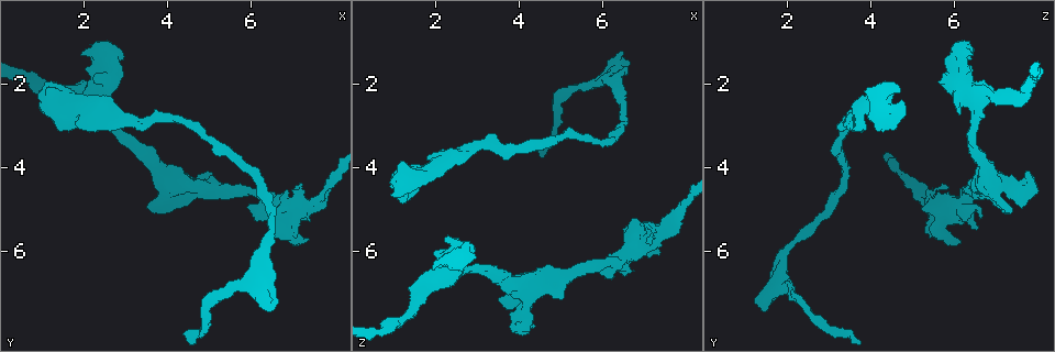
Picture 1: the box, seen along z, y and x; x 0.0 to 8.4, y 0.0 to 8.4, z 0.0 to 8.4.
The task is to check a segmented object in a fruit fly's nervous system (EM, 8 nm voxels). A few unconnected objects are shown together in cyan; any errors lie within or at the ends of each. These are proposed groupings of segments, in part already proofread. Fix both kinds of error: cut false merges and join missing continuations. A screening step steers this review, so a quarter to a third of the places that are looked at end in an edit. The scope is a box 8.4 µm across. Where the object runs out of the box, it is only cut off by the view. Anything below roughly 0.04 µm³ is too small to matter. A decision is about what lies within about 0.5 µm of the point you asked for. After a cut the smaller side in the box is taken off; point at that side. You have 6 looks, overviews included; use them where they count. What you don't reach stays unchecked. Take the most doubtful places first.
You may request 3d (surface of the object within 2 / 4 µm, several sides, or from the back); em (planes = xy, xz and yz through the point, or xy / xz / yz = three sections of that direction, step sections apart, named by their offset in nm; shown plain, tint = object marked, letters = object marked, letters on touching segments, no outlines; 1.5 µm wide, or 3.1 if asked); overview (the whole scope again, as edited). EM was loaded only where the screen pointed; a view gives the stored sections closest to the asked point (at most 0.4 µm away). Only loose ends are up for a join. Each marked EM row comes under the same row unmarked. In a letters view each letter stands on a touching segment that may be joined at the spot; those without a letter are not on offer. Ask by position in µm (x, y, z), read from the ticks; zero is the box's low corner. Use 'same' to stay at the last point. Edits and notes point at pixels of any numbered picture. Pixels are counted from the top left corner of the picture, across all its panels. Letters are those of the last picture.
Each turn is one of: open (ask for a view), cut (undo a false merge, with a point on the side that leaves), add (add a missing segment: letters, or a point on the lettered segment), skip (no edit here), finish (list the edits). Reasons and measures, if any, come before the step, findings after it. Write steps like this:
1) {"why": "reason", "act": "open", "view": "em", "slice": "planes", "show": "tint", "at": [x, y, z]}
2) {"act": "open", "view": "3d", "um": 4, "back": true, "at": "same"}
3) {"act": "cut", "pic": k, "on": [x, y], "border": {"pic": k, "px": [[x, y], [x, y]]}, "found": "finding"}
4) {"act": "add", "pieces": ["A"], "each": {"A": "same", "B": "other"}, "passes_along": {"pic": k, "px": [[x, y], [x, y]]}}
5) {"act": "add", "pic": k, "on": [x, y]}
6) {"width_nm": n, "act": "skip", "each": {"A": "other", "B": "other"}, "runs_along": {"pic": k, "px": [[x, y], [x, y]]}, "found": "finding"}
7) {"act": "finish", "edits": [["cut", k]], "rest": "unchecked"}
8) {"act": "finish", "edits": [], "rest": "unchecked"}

{"why": "an open end", "act": "open", "view": "3d", "um": 4, "at": [5.90, 4.90, 6.55]}

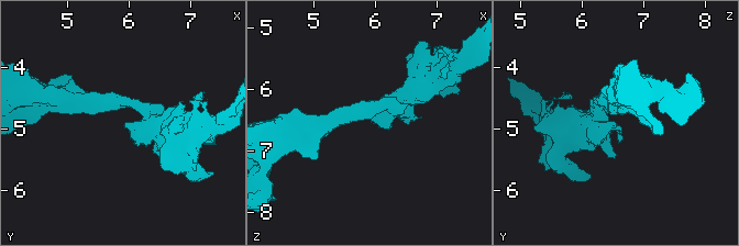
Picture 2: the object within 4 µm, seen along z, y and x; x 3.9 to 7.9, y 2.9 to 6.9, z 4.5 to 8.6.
{"why": "shape alone is not enough", "act": "open", "view": "em", "slice": "xz", "step": 8, "show": "letters", "at": [5.90, 5.00, 6.50]}

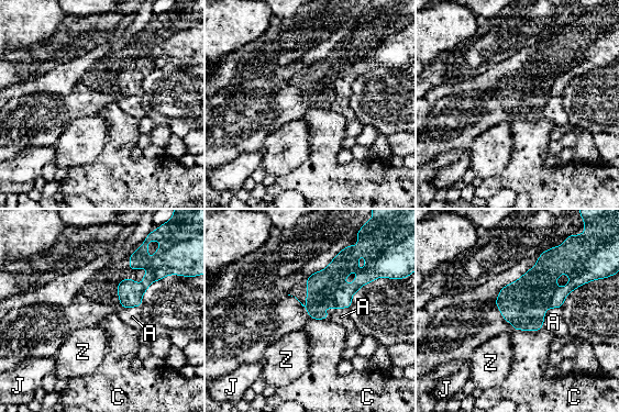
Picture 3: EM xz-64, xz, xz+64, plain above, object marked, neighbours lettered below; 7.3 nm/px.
{"why": "another direction", "act": "open", "view": "em", "slice": "planes", "show": "letters", "at": "same"}

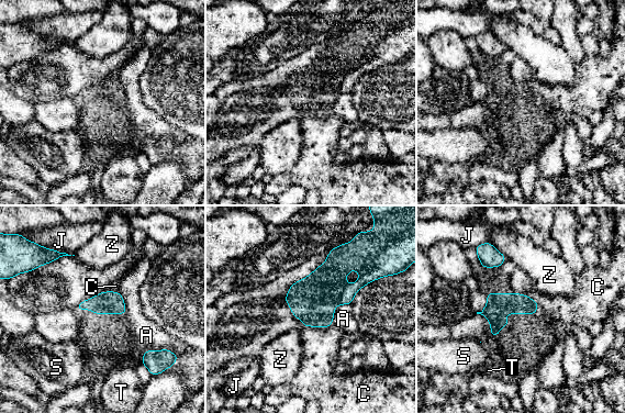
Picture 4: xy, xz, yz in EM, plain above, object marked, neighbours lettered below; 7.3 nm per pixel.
{"act": "skip", "each": {"A": "other", "C": "other", "J": "other", "S": "other", "T": "other", "Z": "other"}, "found": "no lettered segment goes on from it"}

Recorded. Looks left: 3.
{"why": "branch stops here", "act": "open", "view": "3d", "um": 2, "at": [2.75, 2.40, 3.90]}

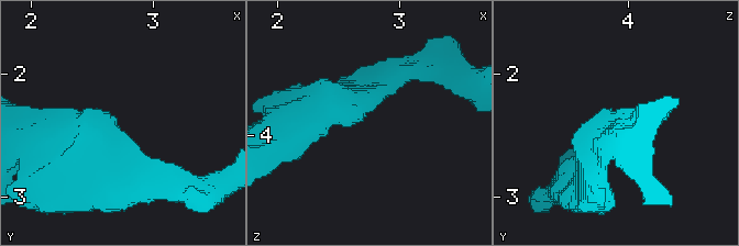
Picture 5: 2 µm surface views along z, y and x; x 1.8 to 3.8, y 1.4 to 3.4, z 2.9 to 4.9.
{"act": "open", "view": "em", "slice": "planes", "show": "letters", "at": [2.70, 2.36, 3.88]}

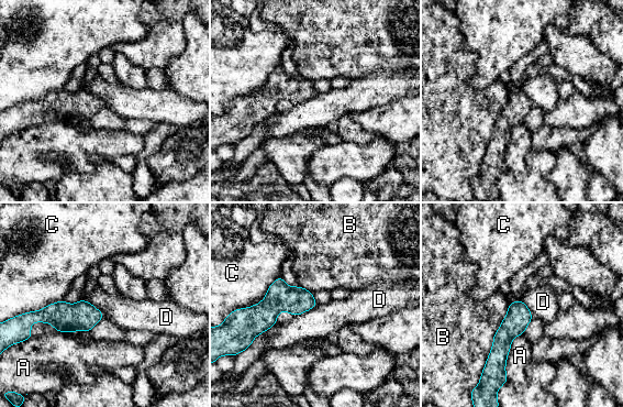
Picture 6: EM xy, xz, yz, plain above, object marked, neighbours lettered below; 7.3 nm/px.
{"act": "skip", "each": {"A": "other", "B": "other", "C": "other", "D": "other"}, "border": {"pic": 6, "px": [[81, 298], [95, 306], [103, 317]]}, "found": "none of them fits"}

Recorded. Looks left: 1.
{"act": "finish", "edits": [], "rest": "unchecked"}

